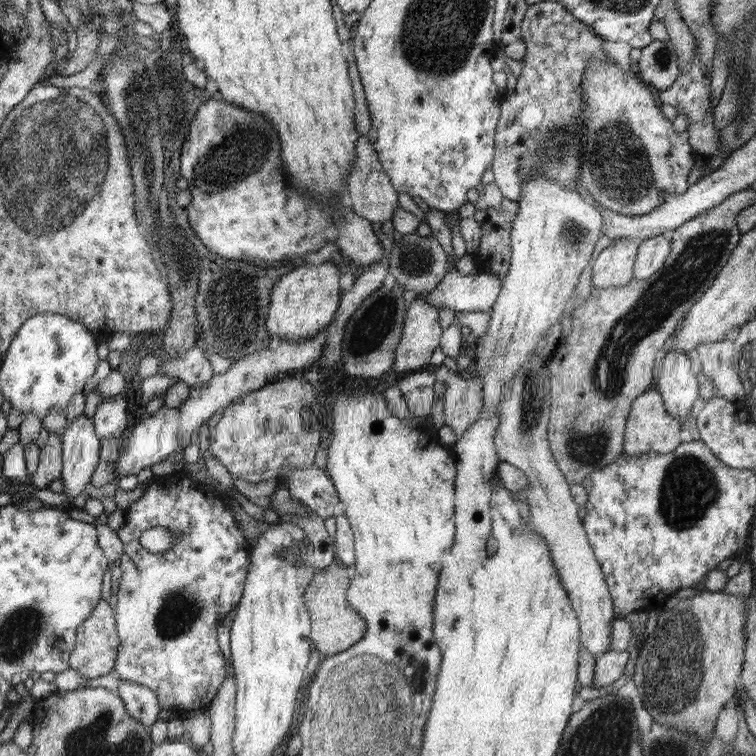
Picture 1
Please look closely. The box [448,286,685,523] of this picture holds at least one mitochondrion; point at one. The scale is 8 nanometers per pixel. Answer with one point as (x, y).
(584, 450)

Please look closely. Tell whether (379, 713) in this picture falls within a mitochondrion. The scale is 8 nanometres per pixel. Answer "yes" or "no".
yes

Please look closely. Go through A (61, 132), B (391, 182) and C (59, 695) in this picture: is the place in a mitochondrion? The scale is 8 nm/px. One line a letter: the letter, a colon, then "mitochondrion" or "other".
A: mitochondrion
B: other
C: other

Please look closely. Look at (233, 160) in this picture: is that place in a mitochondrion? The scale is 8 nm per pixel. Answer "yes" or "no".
yes

